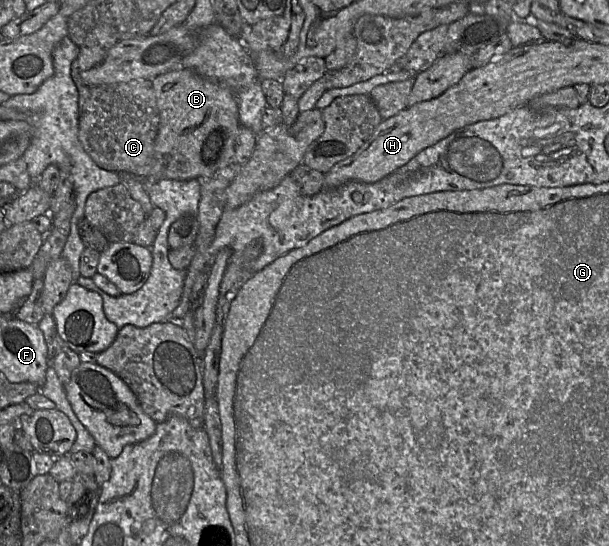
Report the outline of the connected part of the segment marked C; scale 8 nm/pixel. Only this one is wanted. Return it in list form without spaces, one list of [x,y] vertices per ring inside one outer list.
[[[147,78],[102,84],[90,88],[90,97],[78,118],[78,139],[102,169],[147,177],[154,165],[154,143],[160,122],[155,92]]]

